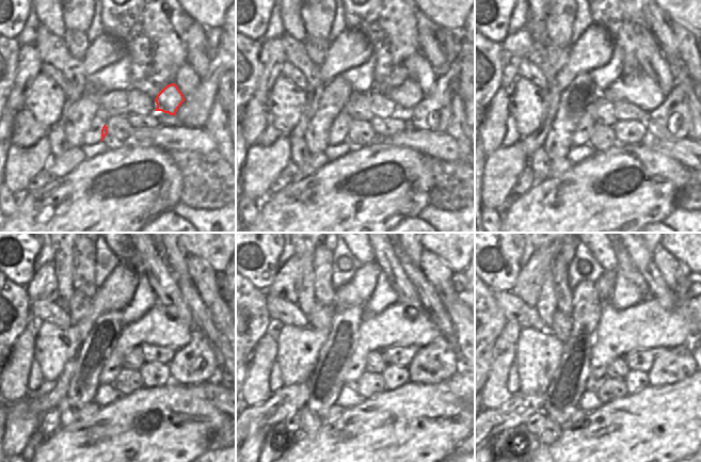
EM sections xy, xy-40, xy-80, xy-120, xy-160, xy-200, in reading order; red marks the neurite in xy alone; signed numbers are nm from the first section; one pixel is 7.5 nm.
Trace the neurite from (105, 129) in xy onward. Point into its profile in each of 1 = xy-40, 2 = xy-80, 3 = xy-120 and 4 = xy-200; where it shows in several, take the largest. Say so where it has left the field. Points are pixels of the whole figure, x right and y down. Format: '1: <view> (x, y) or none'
1: xy-40 (344, 133)
2: xy-80 (586, 129)
3: xy-120 (156, 327)
4: xy-200 (648, 324)

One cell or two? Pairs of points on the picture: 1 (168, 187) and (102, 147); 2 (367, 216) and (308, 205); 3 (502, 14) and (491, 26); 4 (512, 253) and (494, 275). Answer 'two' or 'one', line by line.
1: two
2: one
3: one
4: one

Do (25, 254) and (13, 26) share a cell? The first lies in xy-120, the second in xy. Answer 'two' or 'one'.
one

